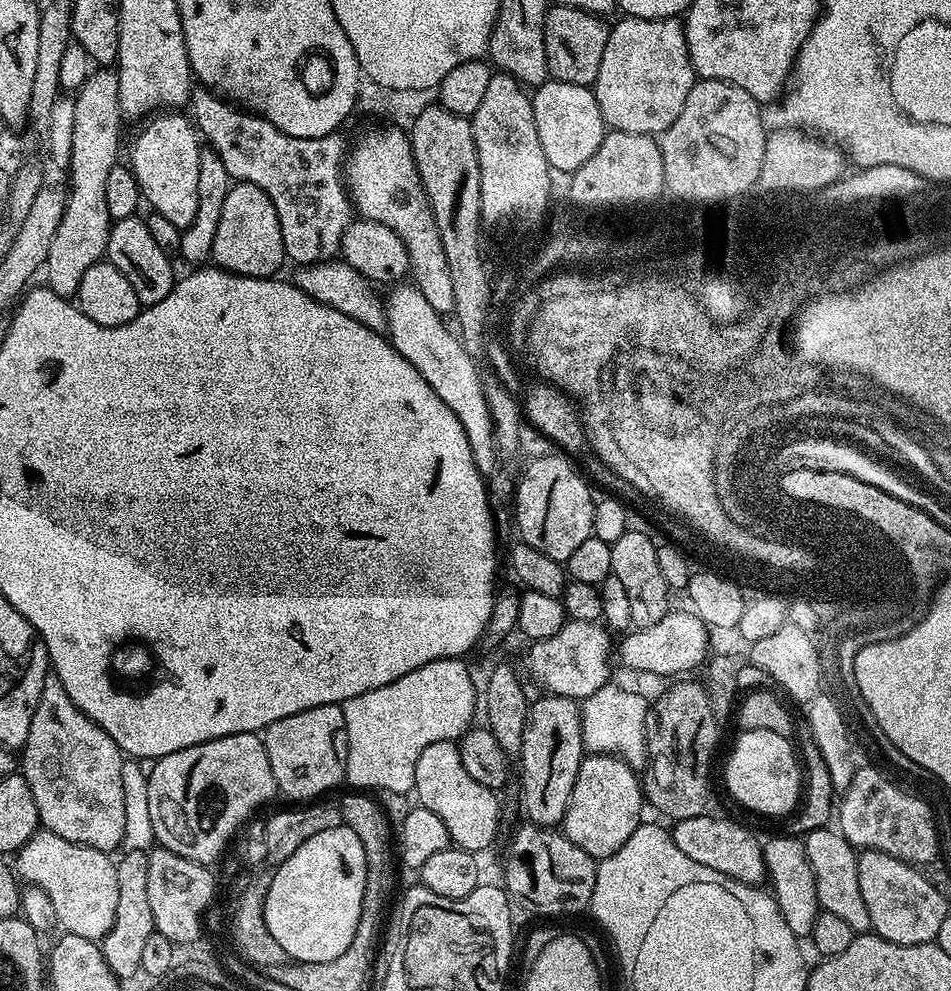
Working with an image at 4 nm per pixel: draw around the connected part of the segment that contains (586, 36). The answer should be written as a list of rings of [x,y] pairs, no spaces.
[[[557,3],[549,7],[544,19],[544,41],[548,75],[553,80],[570,82],[583,88],[595,85],[598,66],[602,66],[602,54],[606,50],[609,25],[601,17],[586,10],[578,10]]]

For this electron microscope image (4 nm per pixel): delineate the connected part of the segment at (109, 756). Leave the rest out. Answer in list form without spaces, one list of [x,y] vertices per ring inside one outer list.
[[[55,674],[43,682],[22,755],[22,774],[30,786],[30,794],[34,794],[43,831],[109,854],[121,847],[126,834],[122,790],[125,753],[100,726],[78,710]]]

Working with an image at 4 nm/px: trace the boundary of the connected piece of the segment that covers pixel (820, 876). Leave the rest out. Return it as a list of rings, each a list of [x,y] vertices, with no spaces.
[[[835,827],[819,828],[807,833],[802,843],[810,870],[814,870],[814,886],[818,890],[818,902],[823,911],[835,914],[849,924],[853,934],[864,934],[872,927],[866,902],[862,902],[862,890],[858,890],[857,849]]]

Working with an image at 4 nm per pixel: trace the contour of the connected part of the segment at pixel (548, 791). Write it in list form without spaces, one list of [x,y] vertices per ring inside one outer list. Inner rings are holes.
[[[544,694],[528,709],[524,745],[519,752],[522,766],[522,794],[527,819],[540,827],[557,827],[564,821],[570,793],[584,757],[580,725],[581,705],[565,696]]]

